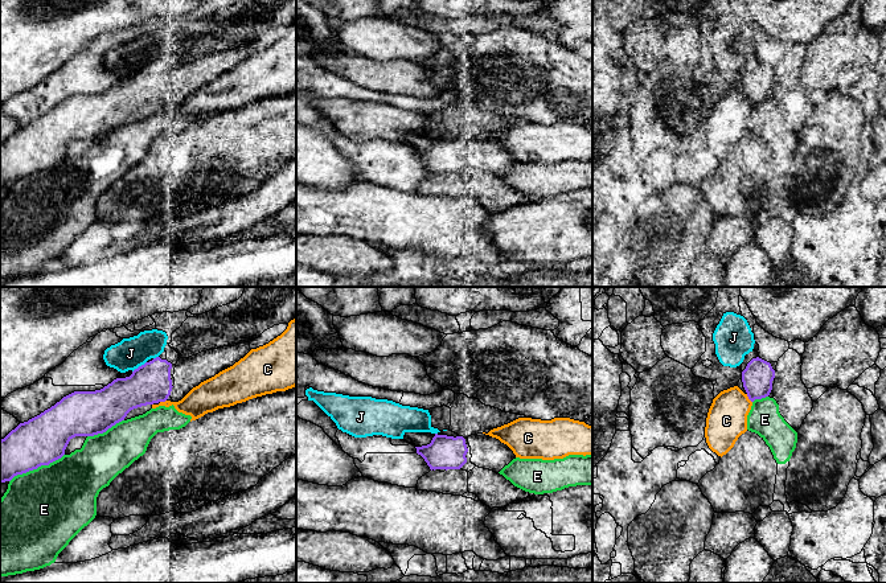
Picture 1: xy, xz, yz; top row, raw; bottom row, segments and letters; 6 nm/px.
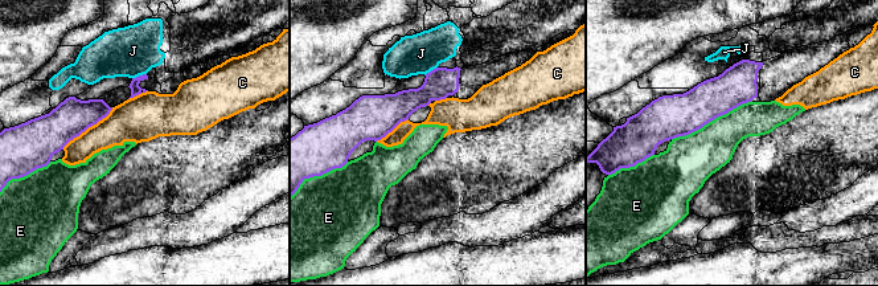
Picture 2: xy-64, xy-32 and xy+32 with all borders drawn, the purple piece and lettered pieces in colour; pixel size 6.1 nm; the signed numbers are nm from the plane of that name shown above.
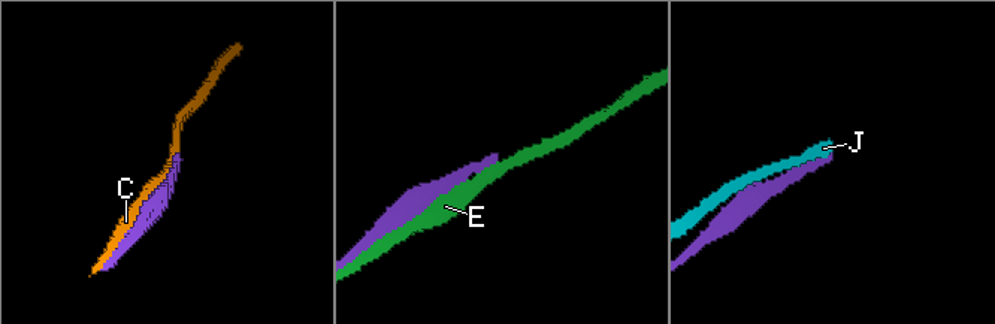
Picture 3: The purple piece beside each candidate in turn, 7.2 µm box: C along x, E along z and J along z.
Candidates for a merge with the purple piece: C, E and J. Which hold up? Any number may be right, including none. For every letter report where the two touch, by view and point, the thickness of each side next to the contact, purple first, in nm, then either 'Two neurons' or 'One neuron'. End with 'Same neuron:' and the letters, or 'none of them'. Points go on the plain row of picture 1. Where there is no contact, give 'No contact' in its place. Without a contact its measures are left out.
C: Touches purple at yz (749, 102). Thickness 190 nm (purple) against 240 nm. Two neurons
E: Touches purple at xy (36, 172). Thickness 300 nm (purple) against 500 nm. Two neurons
J: Touches purple at xy (139, 70). Thickness 240 nm (purple) against 190 nm. Two neurons
Same neuron: none of them

